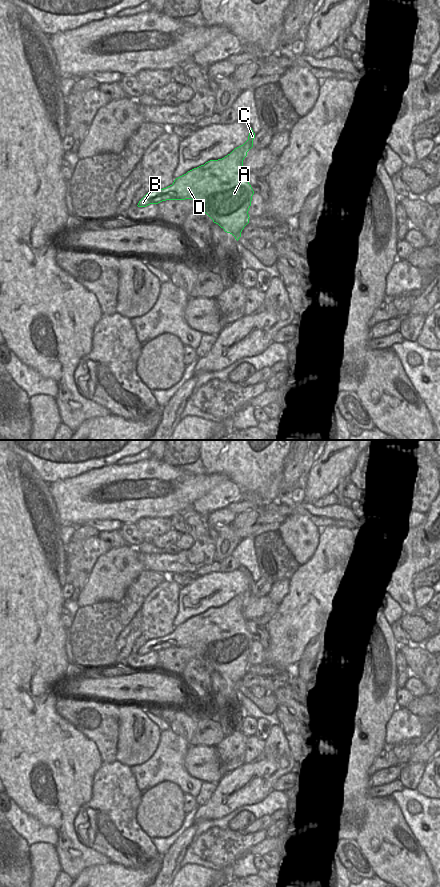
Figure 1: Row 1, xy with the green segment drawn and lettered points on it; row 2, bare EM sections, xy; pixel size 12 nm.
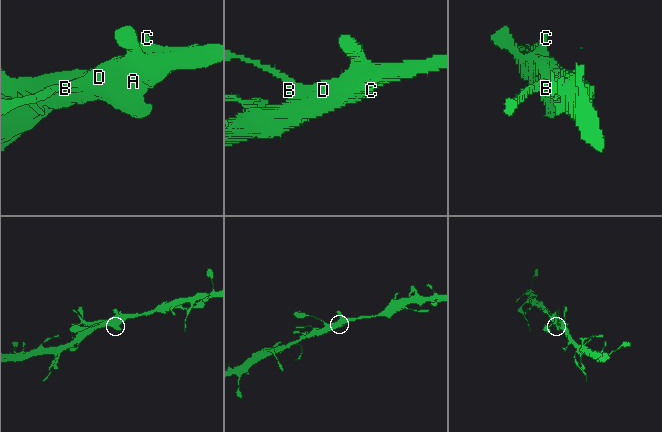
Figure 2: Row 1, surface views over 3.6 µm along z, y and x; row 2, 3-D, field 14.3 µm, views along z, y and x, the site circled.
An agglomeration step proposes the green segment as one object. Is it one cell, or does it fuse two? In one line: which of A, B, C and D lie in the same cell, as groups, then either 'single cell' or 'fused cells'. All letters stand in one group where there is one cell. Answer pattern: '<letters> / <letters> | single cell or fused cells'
A B C D | single cell

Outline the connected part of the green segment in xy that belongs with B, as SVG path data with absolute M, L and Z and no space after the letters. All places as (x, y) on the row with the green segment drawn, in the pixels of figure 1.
M252 128L248 130L248 140L230 154L188 171L166 188L148 192L137 206L191 199L214 223L238 241L249 223L248 211L254 194L243 168L243 160L253 147L255 138Z

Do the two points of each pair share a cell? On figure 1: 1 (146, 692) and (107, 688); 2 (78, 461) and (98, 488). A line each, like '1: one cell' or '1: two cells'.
1: one cell
2: two cells

